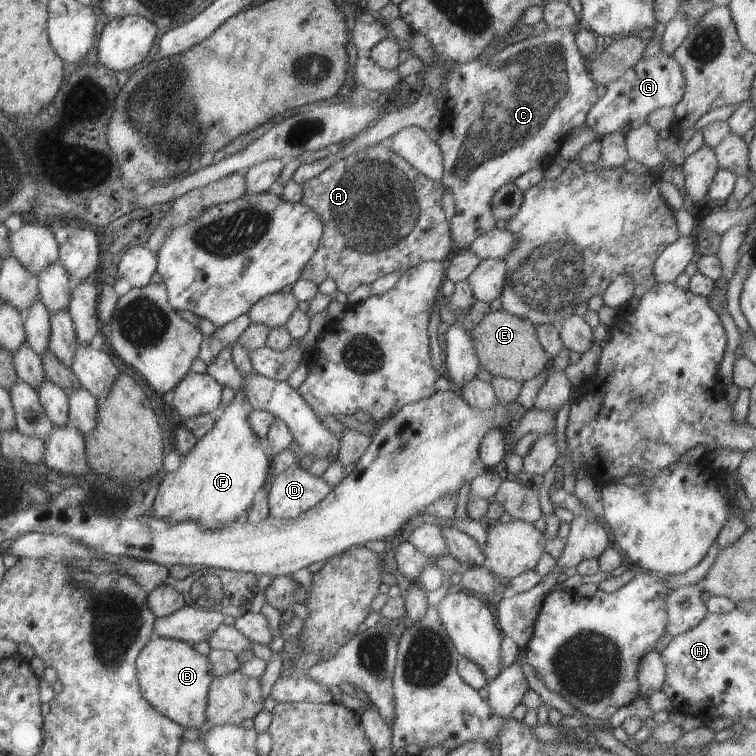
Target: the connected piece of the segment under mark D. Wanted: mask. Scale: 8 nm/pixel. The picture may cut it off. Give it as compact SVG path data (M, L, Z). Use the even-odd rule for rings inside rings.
M299 466L274 475L268 490L268 516L289 519L315 506L332 486Z

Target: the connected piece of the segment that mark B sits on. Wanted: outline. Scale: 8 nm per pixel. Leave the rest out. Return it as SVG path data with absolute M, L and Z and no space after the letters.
M153 636L137 655L136 673L139 692L149 706L184 728L199 730L204 724L213 668L209 659L193 650L190 643Z

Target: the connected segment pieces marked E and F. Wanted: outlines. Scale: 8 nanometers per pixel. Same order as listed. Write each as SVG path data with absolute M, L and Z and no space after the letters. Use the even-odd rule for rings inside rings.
M503 309L489 311L468 333L479 364L492 376L523 383L535 378L550 363L547 353L537 340L533 324Z
M243 390L234 392L233 400L223 407L223 414L215 420L213 428L181 456L176 470L165 473L149 510L153 518L173 524L191 520L205 530L215 530L237 520L238 514L251 508L255 492L267 480L270 465L247 420L251 410Z

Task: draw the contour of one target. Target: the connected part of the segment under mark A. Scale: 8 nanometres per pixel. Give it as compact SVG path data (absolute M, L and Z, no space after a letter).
M374 144L369 146L369 148L363 148L363 150L357 150L355 154L350 154L345 156L333 164L329 164L323 172L319 172L317 176L305 180L302 184L302 197L300 200L301 204L307 205L321 220L323 224L323 232L321 238L319 239L319 246L315 248L313 256L307 260L307 264L303 266L301 270L300 278L303 280L311 280L317 286L326 278L331 278L336 284L337 291L344 292L346 295L351 294L357 286L362 286L363 284L369 285L370 283L377 280L385 274L391 272L405 272L405 269L417 266L417 264L423 261L441 261L446 259L447 254L451 252L451 233L449 232L449 226L447 226L447 220L445 220L445 215L443 214L441 196L443 196L444 186L441 181L434 181L427 179L420 172L417 172L413 166L410 166L409 162L405 162L397 152L391 152L389 148L383 147L379 144Z

